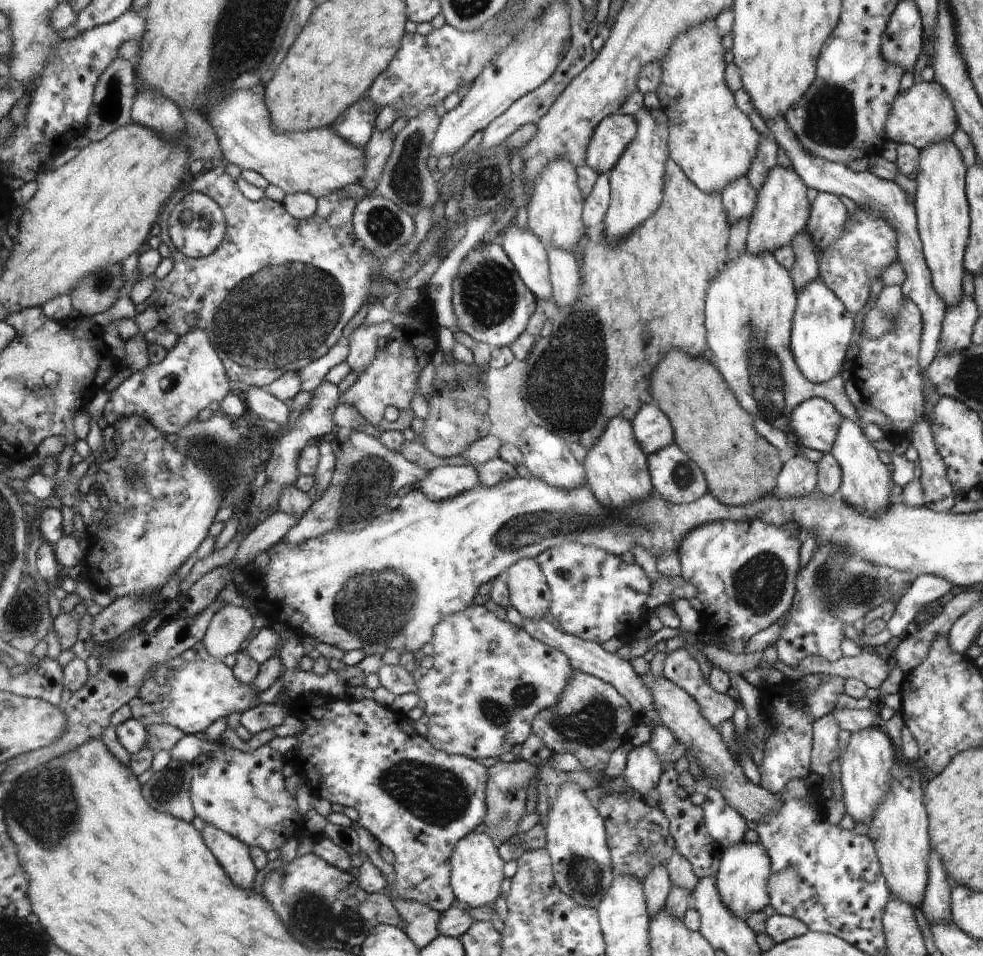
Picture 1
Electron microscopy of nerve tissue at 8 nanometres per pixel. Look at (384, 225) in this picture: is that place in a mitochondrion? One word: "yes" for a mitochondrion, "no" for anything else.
yes

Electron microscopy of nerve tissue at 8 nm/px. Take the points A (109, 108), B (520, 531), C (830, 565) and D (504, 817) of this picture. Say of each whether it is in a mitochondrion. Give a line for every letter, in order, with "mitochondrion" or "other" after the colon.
A: mitochondrion
B: mitochondrion
C: mitochondrion
D: mitochondrion

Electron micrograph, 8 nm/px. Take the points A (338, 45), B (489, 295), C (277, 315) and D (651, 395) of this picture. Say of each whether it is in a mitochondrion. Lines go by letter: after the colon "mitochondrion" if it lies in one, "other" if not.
A: other
B: mitochondrion
C: mitochondrion
D: other

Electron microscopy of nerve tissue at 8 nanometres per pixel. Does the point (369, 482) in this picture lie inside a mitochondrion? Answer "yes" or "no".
yes

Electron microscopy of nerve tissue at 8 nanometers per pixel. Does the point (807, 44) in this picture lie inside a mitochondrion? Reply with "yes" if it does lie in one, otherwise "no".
no

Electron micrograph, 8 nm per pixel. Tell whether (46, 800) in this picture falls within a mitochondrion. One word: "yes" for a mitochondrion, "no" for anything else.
yes

